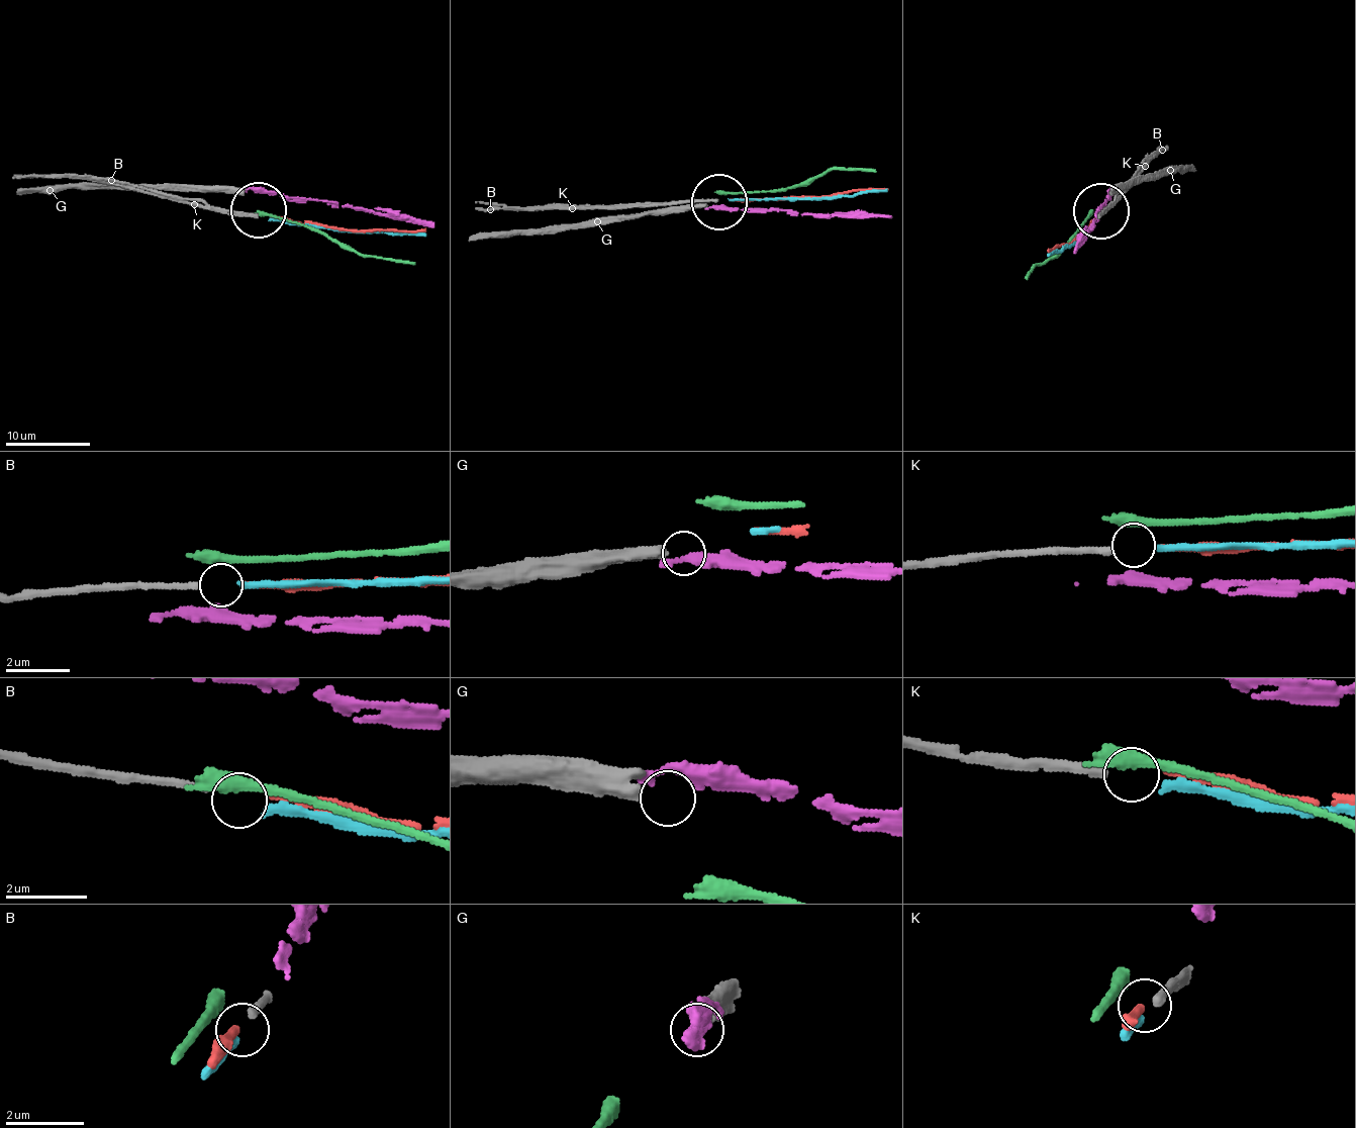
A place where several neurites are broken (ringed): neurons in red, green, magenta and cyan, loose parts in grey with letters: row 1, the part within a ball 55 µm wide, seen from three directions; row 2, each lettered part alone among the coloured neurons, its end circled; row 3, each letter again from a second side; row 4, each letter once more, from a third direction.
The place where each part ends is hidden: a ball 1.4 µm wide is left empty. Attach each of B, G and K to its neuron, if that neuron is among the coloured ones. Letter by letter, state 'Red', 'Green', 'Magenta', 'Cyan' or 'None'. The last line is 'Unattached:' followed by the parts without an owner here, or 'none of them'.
B: Red
G: None
K: Cyan
Unattached: G

